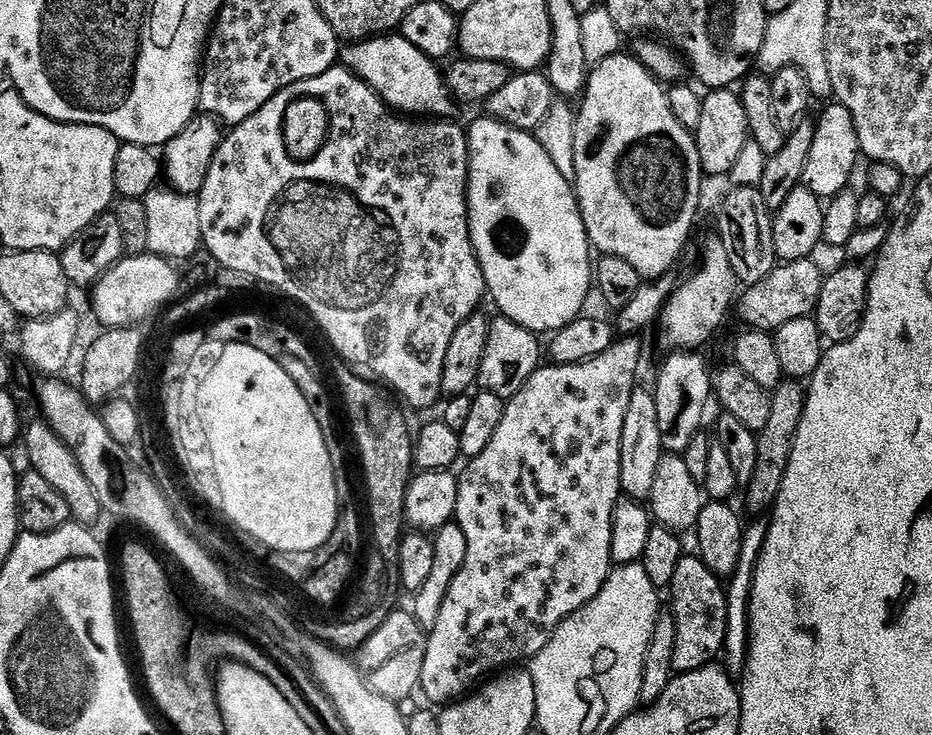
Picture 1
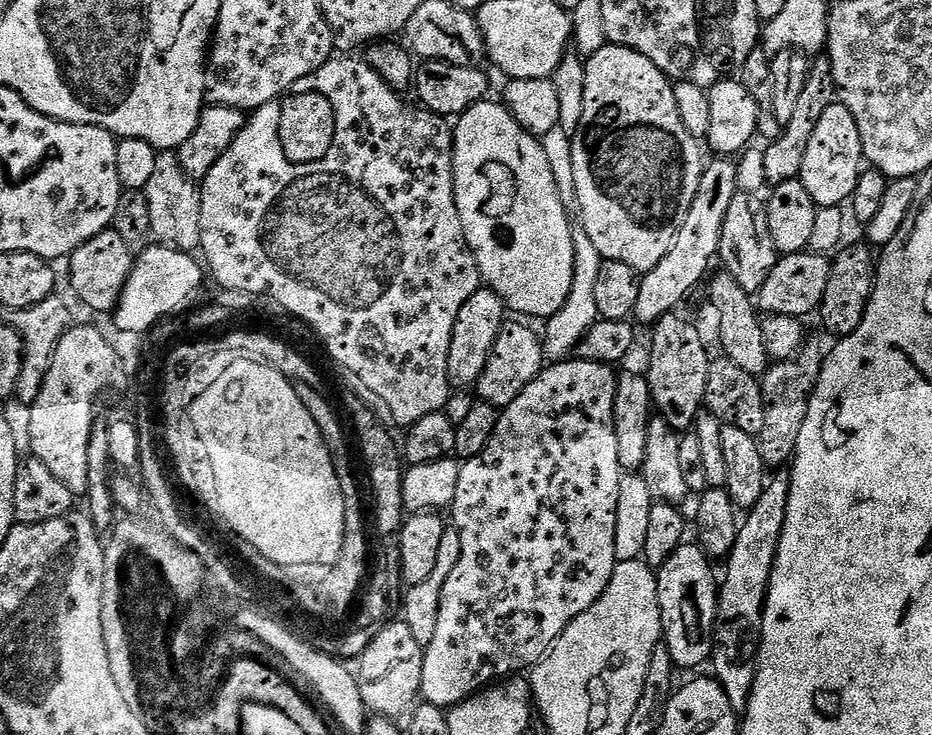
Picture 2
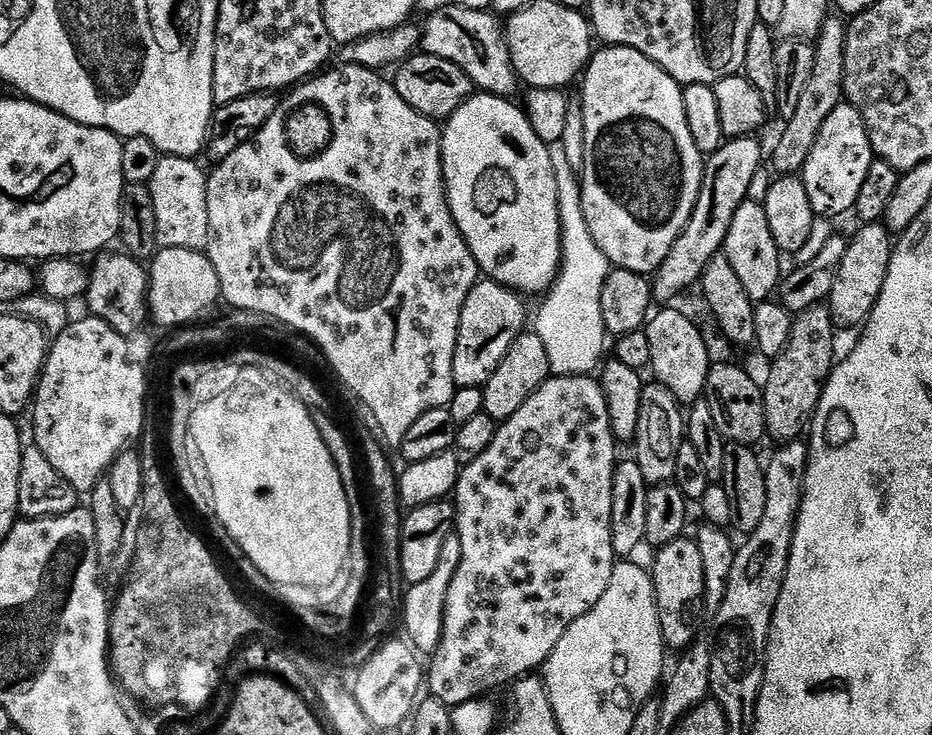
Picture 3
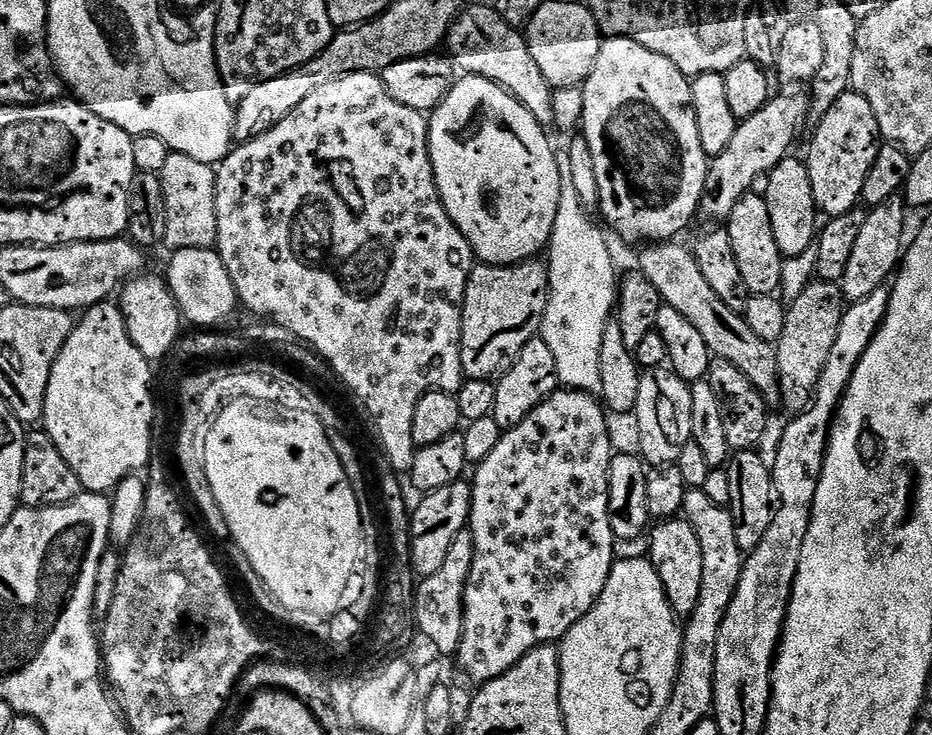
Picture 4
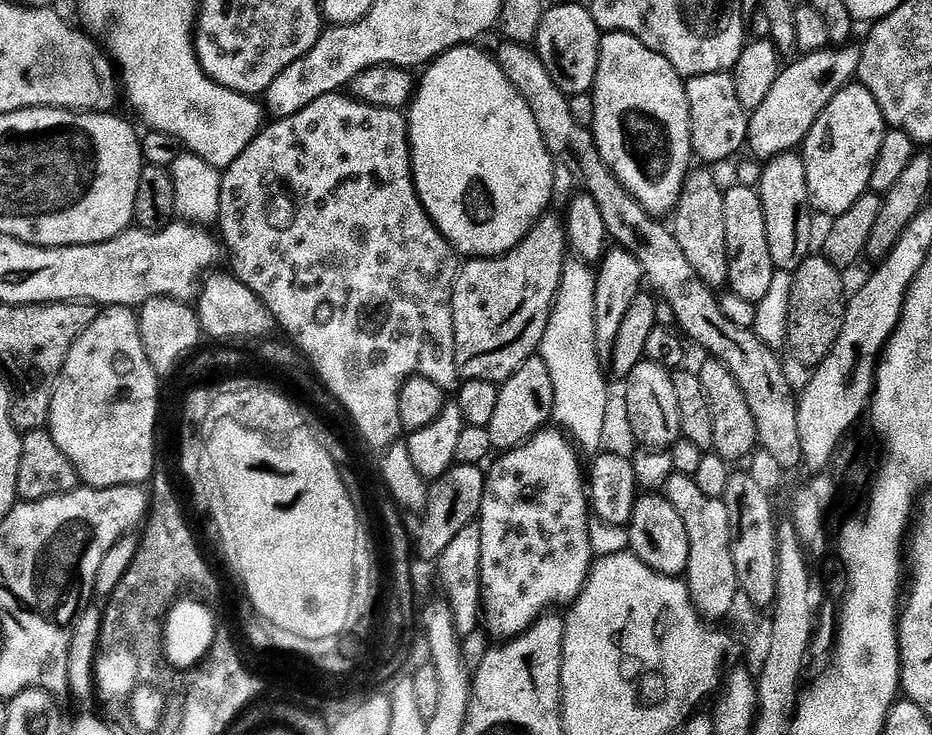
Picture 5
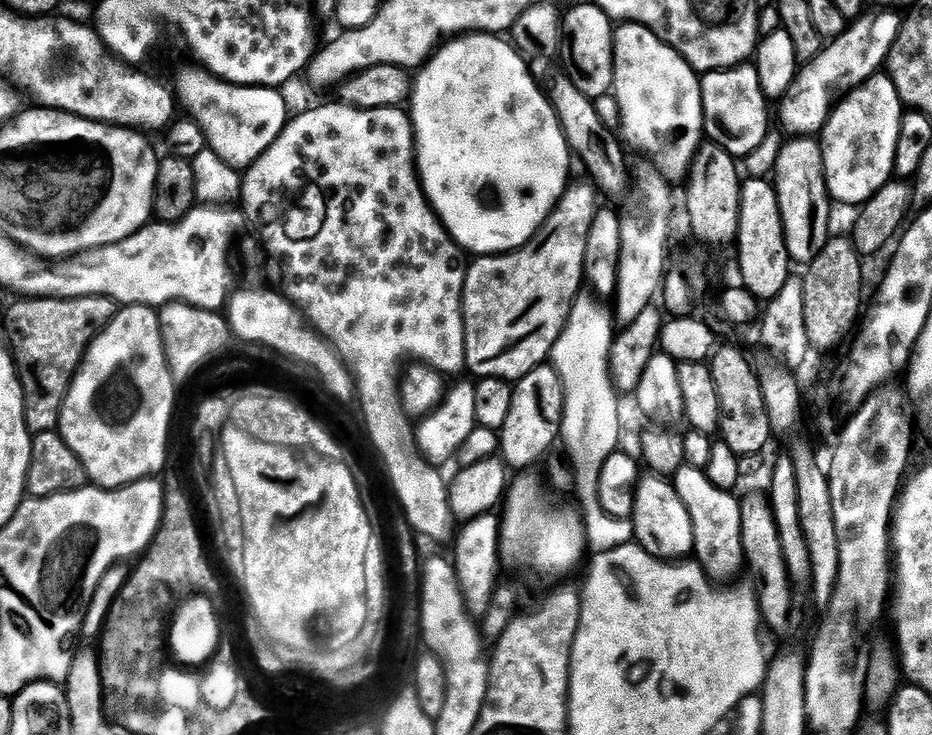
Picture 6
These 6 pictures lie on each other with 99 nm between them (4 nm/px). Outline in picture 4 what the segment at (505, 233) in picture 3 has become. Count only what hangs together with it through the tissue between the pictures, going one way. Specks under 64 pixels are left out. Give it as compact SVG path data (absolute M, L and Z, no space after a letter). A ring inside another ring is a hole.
M461 75L446 94L446 98L436 107L436 111L431 113L428 122L428 149L432 159L434 178L440 191L440 201L444 203L444 208L448 211L448 217L455 222L456 229L470 242L475 259L479 263L493 266L523 264L539 257L547 249L548 239L554 230L554 218L558 215L562 164L561 161L560 164L556 161L556 156L552 153L552 144L548 141L548 136L544 132L547 132L545 125L538 123L534 118L534 114L530 114L530 110L526 110L526 106L522 106L522 102L518 102L513 98L505 88L481 76Z

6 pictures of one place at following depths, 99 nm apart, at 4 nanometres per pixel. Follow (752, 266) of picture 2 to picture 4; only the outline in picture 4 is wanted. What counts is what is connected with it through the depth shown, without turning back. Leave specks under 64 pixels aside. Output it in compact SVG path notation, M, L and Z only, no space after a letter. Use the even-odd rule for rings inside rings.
M763 195L743 196L726 221L726 231L734 258L738 262L740 271L738 279L741 285L753 296L773 295L777 291L775 288L779 286L780 279L784 276L786 260L780 255L778 242L774 242L774 230L770 226L770 210Z

